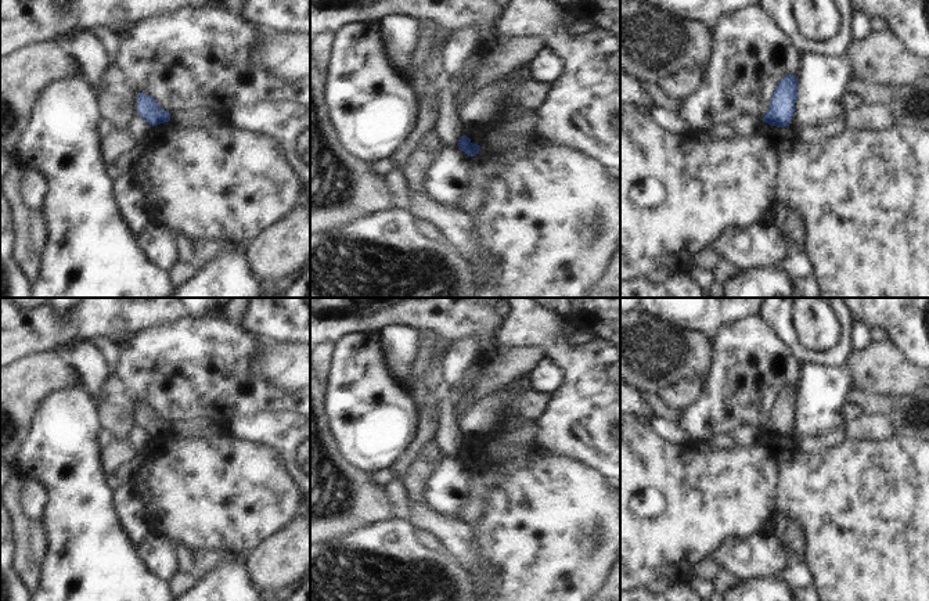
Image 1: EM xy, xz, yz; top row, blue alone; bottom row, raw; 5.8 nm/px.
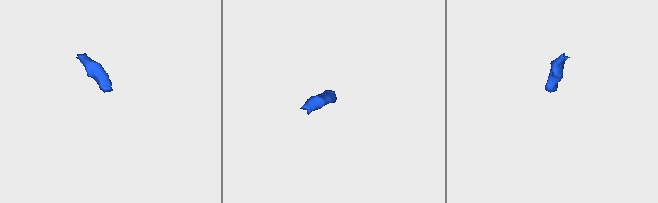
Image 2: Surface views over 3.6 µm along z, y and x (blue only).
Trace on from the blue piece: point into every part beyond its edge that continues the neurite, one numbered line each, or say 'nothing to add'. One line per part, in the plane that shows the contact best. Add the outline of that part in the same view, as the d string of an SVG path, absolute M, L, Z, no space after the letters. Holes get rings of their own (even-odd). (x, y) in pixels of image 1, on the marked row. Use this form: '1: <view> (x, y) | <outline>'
nothing to add

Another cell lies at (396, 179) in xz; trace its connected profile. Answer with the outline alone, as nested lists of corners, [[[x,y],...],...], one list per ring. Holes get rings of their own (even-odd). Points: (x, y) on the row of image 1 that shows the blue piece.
[[[428,94],[420,97],[420,119],[417,127],[410,134],[410,137],[402,144],[402,147],[390,156],[395,169],[385,174],[385,180],[389,184],[395,201],[396,209],[410,209],[411,208],[411,194],[407,187],[407,179],[404,174],[404,168],[410,155],[415,151],[420,140],[429,132],[438,119],[439,100],[438,97]]]

